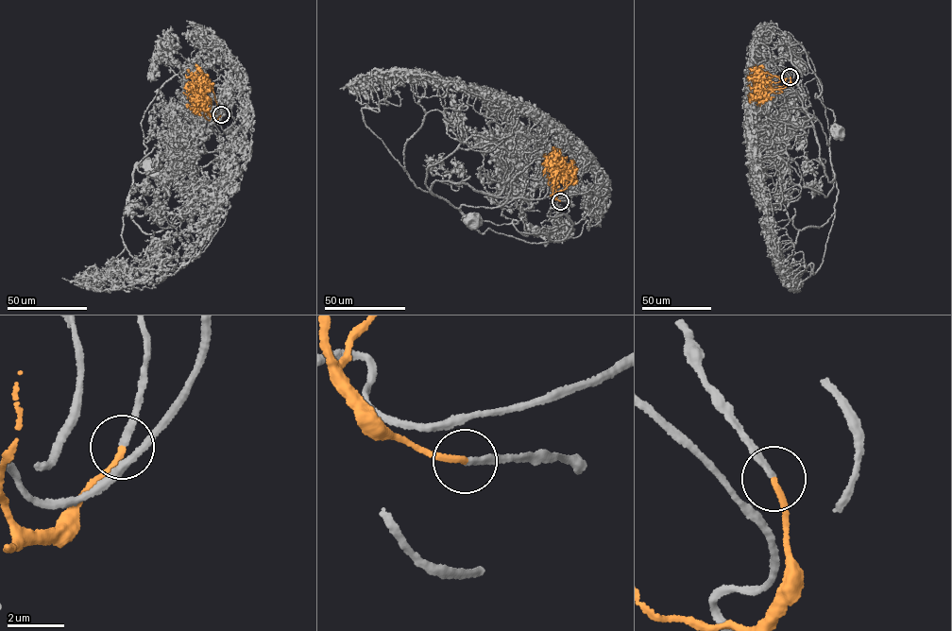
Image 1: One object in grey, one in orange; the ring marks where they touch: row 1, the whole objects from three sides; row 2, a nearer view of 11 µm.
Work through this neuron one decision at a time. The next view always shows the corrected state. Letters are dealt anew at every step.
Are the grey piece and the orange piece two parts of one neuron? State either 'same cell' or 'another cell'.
same cell

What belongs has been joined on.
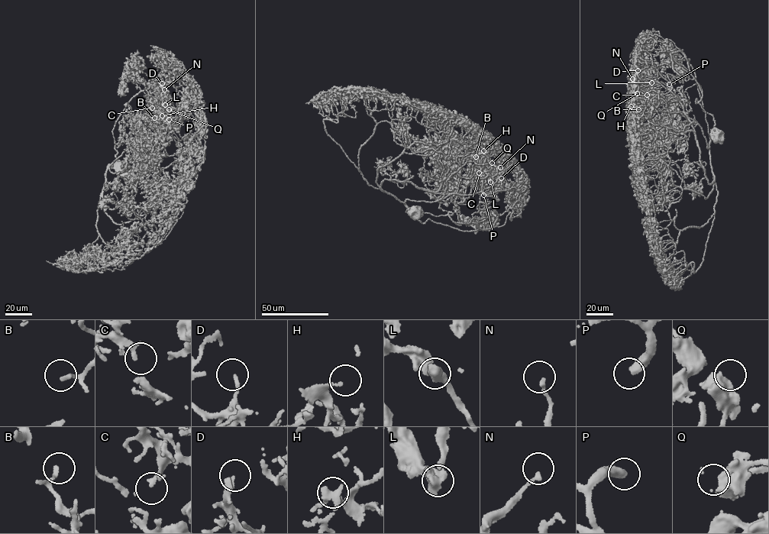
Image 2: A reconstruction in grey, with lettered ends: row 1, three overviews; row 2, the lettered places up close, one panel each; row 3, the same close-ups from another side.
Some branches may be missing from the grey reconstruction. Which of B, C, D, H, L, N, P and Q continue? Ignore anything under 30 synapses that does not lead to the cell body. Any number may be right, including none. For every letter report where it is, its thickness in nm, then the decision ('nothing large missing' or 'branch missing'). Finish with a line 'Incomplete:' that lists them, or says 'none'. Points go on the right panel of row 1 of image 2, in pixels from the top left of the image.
B: place (638, 109); calibre 130 nm; nothing large missing
C: place (647, 95); calibre 130 nm; nothing large missing
D: place (638, 70); calibre 140 nm; nothing large missing
H: place (631, 106); calibre 120 nm; nothing large missing
L: place (651, 82); calibre 600 nm; nothing large missing
N: place (632, 79); calibre 180 nm; nothing large missing
P: place (669, 84); calibre 440 nm; nothing large missing
Q: place (637, 93); calibre 550 nm; nothing large missing
Incomplete: none

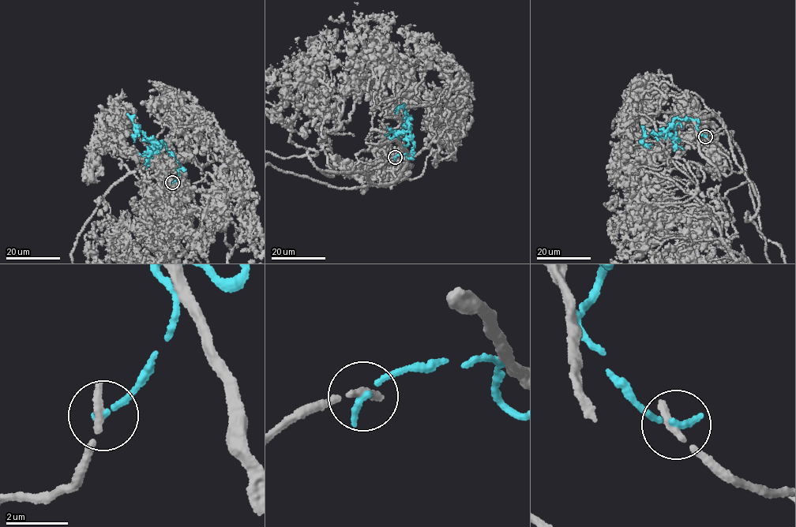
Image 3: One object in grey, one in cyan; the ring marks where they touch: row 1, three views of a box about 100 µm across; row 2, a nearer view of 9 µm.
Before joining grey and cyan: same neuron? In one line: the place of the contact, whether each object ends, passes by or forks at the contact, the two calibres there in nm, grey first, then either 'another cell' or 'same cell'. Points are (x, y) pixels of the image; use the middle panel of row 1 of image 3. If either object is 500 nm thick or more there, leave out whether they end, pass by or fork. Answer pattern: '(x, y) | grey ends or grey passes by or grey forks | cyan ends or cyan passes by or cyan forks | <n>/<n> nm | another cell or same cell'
(395, 157) | grey ends | cyan ends | 320/240 nm | another cell

